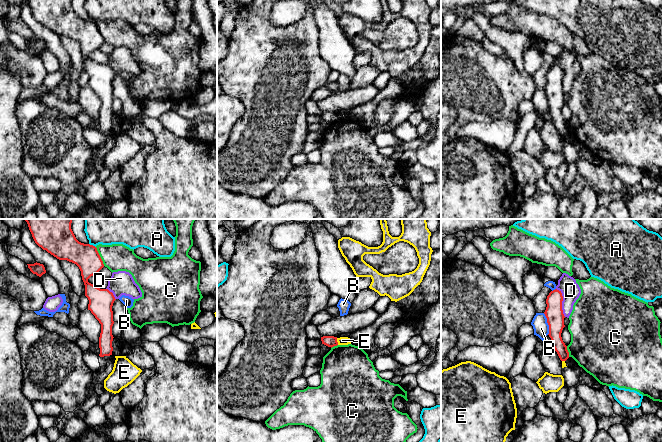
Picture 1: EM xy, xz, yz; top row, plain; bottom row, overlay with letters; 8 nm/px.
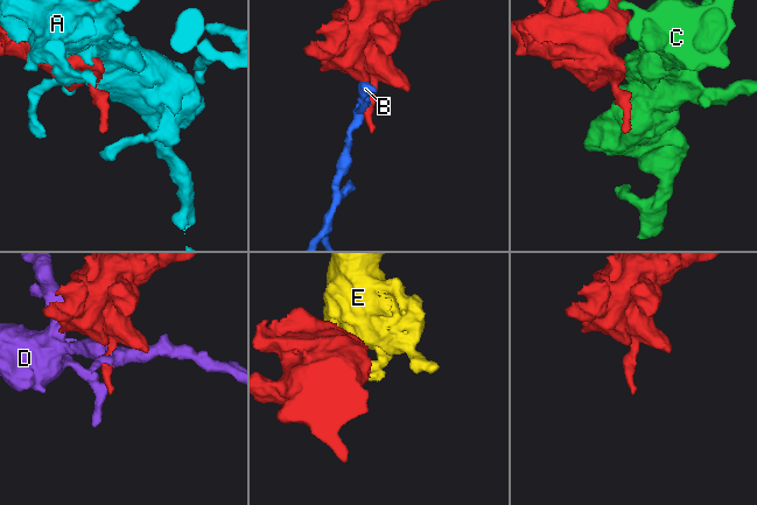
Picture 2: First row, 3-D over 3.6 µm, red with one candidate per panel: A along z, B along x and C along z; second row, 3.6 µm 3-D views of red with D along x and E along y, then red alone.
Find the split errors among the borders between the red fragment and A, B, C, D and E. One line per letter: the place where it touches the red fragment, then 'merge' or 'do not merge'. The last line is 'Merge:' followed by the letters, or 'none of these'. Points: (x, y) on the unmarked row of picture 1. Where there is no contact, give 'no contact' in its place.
A: contact xy (92, 21); do not merge
B: contact yz (548, 100); do not merge
C: contact xy (99, 32); do not merge
D: contact yz (561, 78); do not merge
E: contact xz (336, 117); do not merge
Merge: none of these

